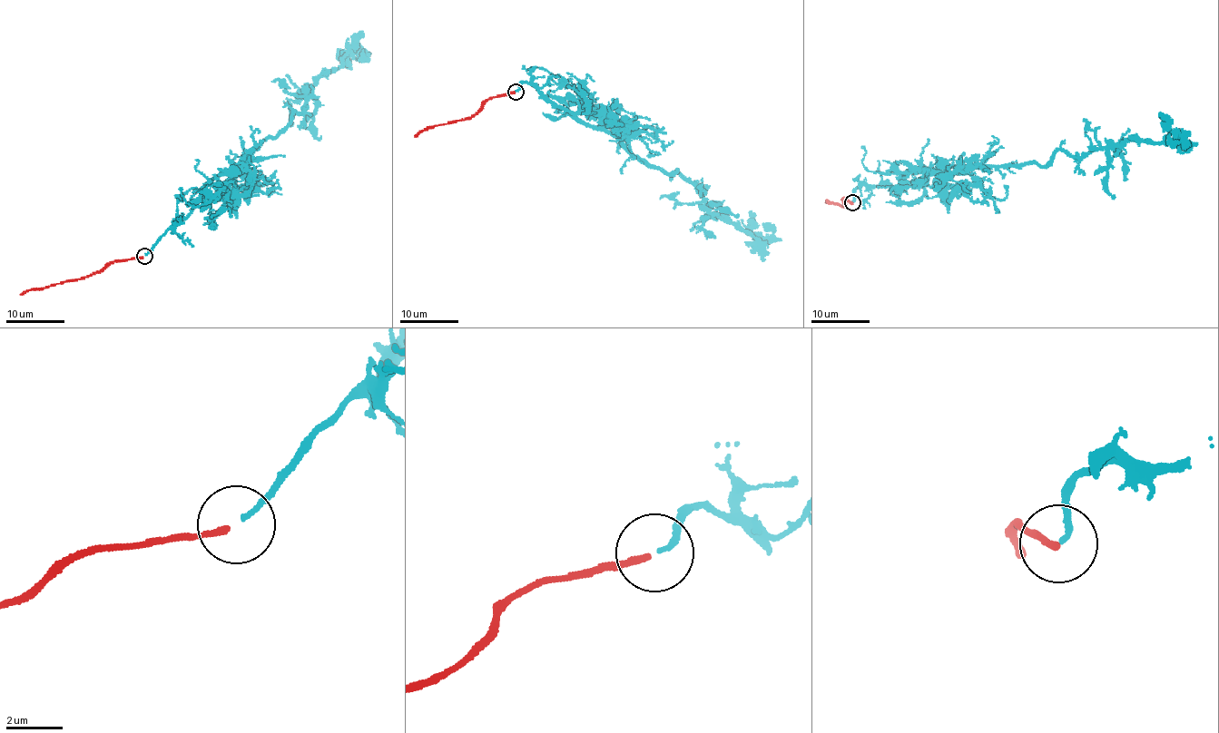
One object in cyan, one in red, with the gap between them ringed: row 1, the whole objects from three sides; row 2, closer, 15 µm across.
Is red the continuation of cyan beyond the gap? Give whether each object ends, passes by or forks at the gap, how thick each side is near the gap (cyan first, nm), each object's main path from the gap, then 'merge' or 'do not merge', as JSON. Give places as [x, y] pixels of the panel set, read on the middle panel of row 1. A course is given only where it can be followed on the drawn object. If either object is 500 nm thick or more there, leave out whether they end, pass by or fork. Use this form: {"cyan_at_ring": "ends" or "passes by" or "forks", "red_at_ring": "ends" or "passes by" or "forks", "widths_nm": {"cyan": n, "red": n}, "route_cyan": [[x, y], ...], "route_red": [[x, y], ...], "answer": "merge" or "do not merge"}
{"cyan_at_ring": "ends", "red_at_ring": "ends", "widths_nm": {"cyan": 160, "red": 220}, "route_cyan": [[516, 91], [531, 83], [635, 156], [676, 169], [711, 212], [758, 241], [772, 233], [762, 224]], "route_red": [[514, 92], [489, 97], [470, 117], [424, 128], [414, 137]], "answer": "do not merge"}

